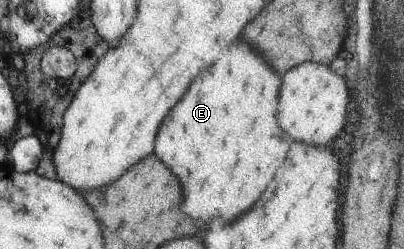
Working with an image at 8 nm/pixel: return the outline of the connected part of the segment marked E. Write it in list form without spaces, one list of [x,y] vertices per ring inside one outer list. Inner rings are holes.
[[[233,43],[229,47],[226,47],[221,51],[221,55],[217,58],[217,61],[213,65],[209,65],[209,69],[205,69],[203,73],[194,81],[191,81],[189,89],[185,91],[183,97],[177,102],[177,105],[173,106],[173,109],[164,115],[160,121],[158,131],[154,137],[154,151],[153,153],[159,157],[163,165],[170,169],[170,172],[175,175],[181,189],[183,189],[183,205],[181,205],[181,211],[189,217],[195,219],[197,225],[205,225],[211,217],[221,217],[223,221],[231,221],[235,219],[239,213],[243,213],[247,207],[253,205],[253,201],[257,201],[257,197],[263,193],[263,189],[267,187],[269,179],[273,177],[273,173],[279,169],[281,161],[285,159],[285,153],[287,153],[287,147],[289,147],[289,139],[285,137],[285,134],[277,127],[277,118],[275,117],[275,105],[277,102],[277,93],[279,90],[279,75],[269,69],[265,65],[264,61],[261,61],[261,57],[258,57],[257,53],[253,51],[246,43]]]

